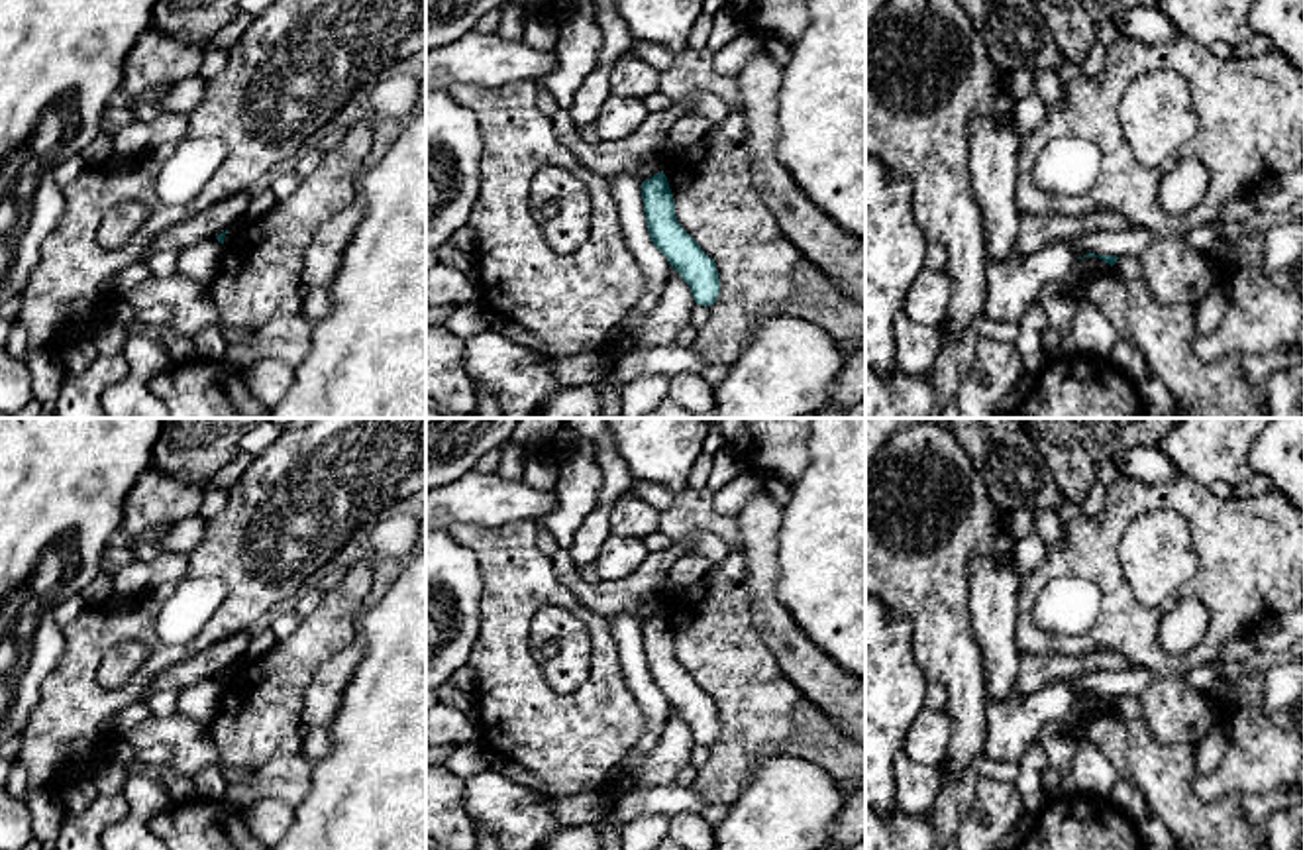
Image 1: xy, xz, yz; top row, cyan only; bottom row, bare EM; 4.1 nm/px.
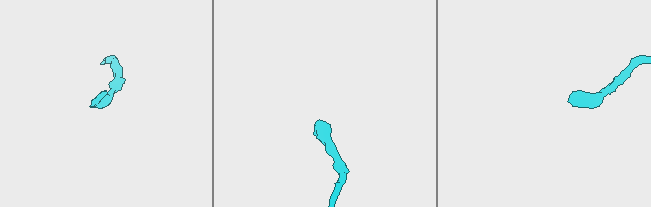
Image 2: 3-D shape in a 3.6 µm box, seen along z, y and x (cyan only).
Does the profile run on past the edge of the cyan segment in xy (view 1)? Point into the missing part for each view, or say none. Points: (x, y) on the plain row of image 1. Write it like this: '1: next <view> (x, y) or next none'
1: next none

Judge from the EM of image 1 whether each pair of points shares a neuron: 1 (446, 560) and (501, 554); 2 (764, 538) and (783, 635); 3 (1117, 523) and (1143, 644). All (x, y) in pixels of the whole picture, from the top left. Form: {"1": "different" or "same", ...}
{"1": "different", "2": "same", "3": "same"}

